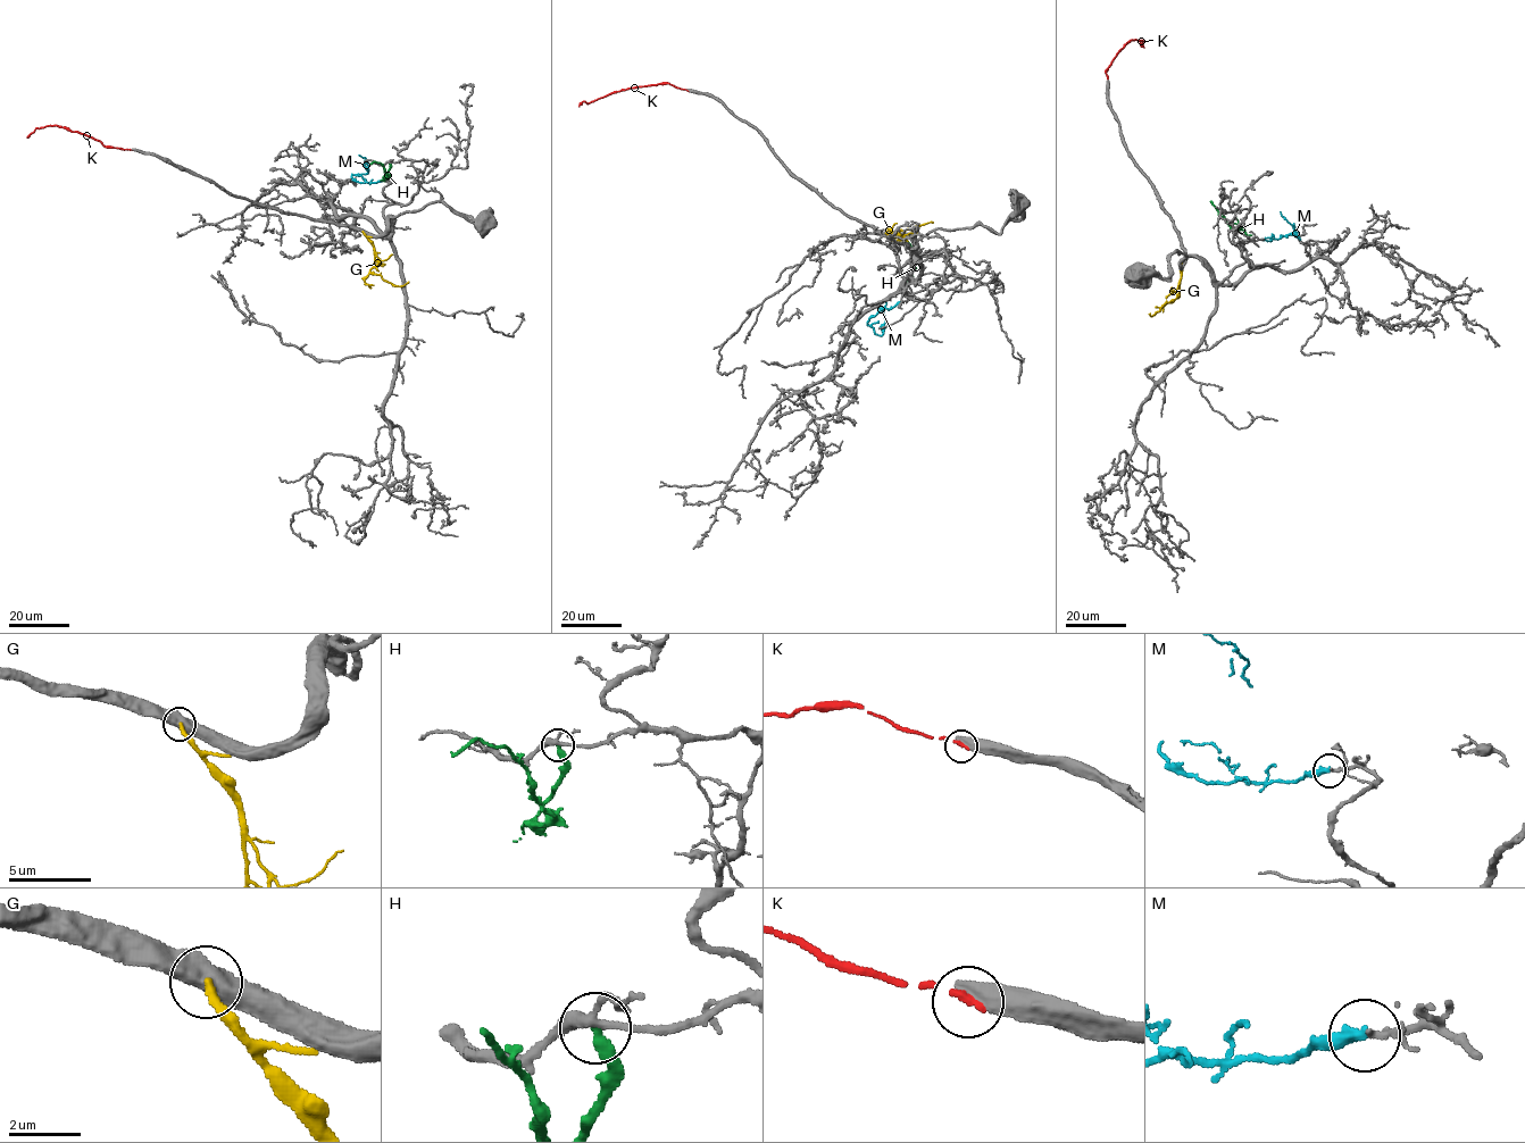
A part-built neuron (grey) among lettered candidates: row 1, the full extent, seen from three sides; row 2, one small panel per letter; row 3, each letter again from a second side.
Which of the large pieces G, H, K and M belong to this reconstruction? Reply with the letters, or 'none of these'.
M

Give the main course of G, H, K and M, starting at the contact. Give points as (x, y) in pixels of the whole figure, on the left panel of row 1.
G: (363, 232), (374, 250), (374, 265), (371, 273), (394, 285), (409, 282)
H: (390, 163), (386, 173), (378, 163), (369, 165)
K: (133, 150), (103, 147), (89, 135), (51, 125), (38, 127), (27, 138)
M: (382, 181), (364, 183), (353, 178), (351, 175), (368, 170), (367, 160), (359, 155)

